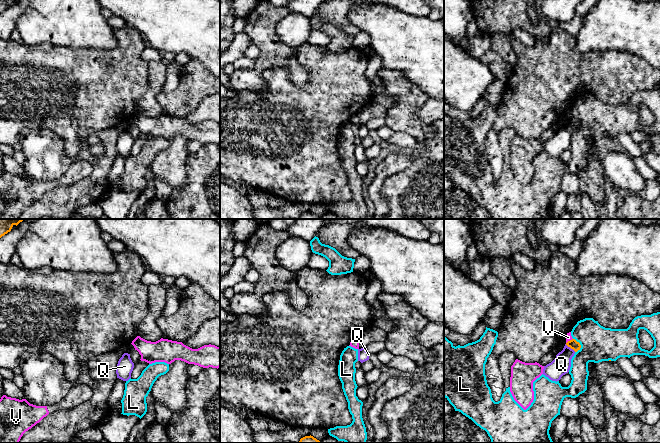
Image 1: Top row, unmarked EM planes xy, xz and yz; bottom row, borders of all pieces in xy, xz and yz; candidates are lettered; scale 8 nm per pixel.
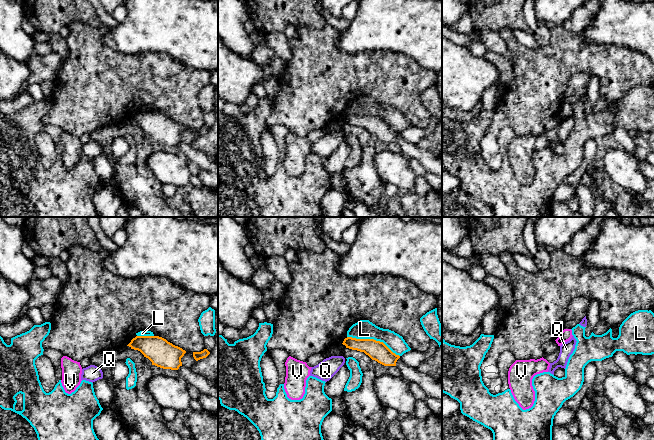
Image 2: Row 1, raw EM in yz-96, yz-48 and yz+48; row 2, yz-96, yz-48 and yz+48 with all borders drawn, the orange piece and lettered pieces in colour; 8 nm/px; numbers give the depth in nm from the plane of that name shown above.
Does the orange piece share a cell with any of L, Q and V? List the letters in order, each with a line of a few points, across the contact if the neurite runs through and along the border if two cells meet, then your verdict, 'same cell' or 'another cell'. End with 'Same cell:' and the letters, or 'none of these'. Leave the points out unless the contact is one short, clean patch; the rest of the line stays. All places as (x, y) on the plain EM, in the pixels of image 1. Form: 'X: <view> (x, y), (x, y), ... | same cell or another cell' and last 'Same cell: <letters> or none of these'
L: another cell
Q: yz (565, 120), (575, 127) | another cell
V: yz (572, 114), (566, 119) | another cell
Same cell: none of these

